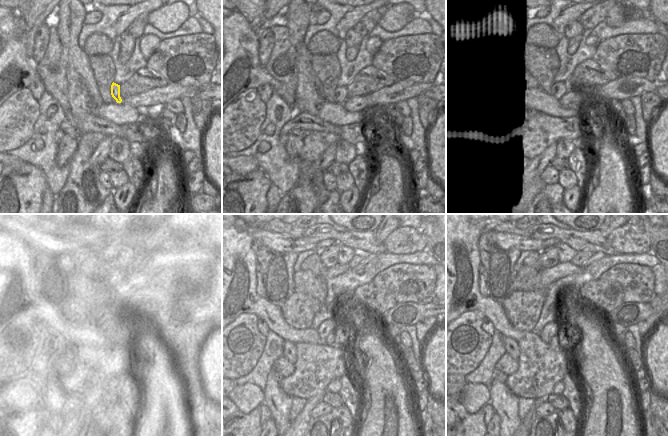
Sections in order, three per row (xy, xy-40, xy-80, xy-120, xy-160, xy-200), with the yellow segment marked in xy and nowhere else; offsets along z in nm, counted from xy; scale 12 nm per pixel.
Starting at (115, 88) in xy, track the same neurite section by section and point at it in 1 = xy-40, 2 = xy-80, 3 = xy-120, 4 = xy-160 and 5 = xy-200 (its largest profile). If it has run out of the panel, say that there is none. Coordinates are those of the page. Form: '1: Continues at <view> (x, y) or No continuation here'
1: Continues at xy-40 (340, 95)
2: Continues at xy-80 (558, 90)
3: Continues at xy-120 (107, 323)
4: Continues at xy-160 (325, 328)
5: Continues at xy-200 (551, 329)

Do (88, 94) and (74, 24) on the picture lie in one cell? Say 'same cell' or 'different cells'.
same cell

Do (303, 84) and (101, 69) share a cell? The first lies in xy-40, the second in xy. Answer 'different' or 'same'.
different

